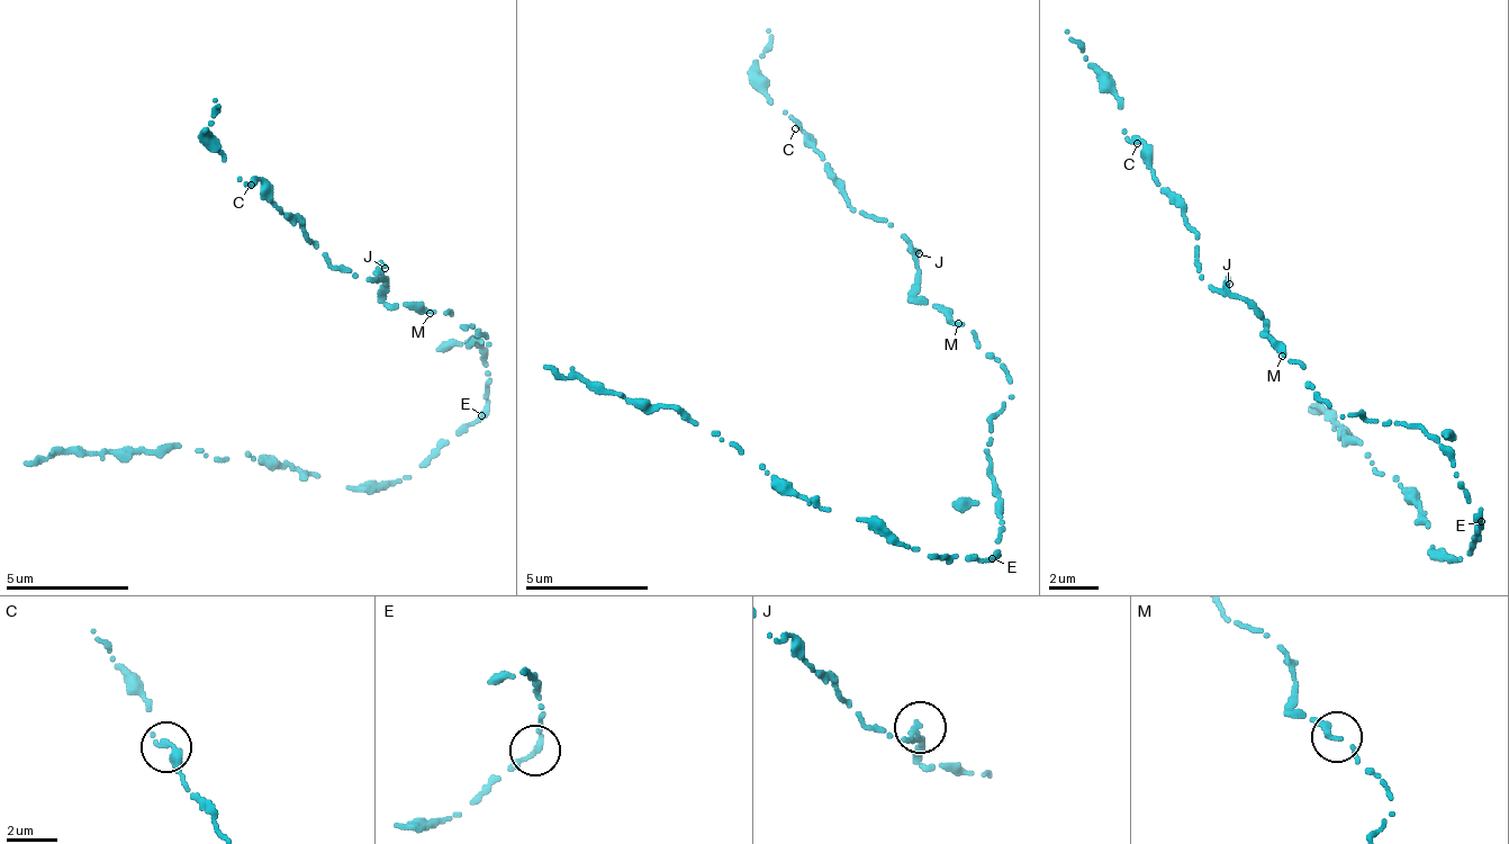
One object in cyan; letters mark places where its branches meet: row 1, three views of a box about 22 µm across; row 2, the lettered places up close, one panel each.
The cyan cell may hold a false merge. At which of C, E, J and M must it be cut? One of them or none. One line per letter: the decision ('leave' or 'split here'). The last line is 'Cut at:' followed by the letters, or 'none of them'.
C: leave
E: split here
J: leave
M: leave
Cut at: E

